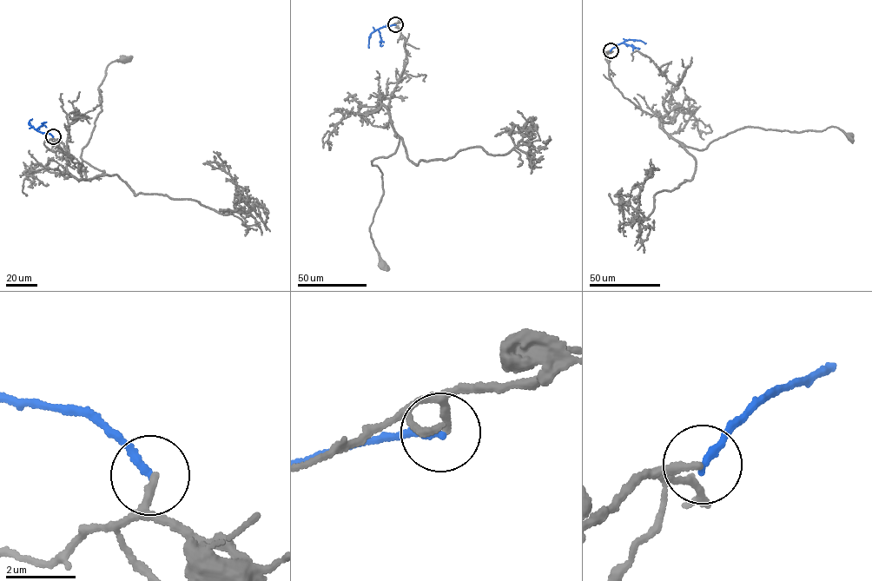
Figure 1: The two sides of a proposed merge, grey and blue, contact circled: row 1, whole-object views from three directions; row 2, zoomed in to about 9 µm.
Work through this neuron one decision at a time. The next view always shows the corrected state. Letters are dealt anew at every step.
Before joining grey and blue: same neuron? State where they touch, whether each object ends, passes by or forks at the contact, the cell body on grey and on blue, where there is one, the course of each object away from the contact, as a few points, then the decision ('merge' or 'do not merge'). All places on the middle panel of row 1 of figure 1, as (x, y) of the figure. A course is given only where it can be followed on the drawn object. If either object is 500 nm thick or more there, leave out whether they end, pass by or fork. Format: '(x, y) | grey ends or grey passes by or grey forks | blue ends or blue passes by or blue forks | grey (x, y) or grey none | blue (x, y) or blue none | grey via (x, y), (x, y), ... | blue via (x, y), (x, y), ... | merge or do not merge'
(395, 24) | grey ends | blue ends | grey (382, 265) | blue none | grey via (395, 24), (407, 62), (388, 106), (398, 146), (372, 161), (382, 174), (383, 191), (369, 232), (382, 263) | blue via (395, 24), (383, 26), (372, 32), (369, 48) | do not merge

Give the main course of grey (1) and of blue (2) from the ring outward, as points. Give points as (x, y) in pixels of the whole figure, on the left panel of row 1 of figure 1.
1: (53, 136), (82, 165), (82, 177), (103, 173), (81, 156), (102, 109), (98, 89), (107, 67), (123, 59)
2: (53, 136), (29, 124), (32, 119)

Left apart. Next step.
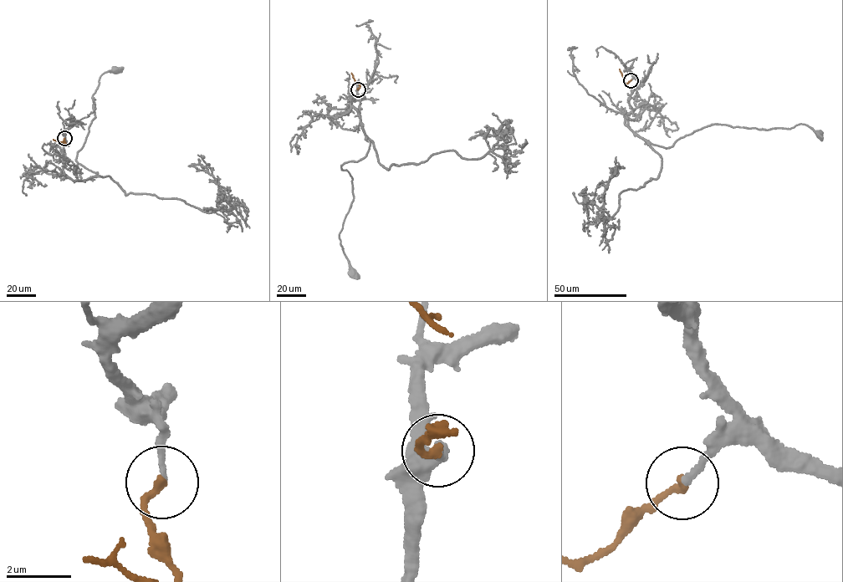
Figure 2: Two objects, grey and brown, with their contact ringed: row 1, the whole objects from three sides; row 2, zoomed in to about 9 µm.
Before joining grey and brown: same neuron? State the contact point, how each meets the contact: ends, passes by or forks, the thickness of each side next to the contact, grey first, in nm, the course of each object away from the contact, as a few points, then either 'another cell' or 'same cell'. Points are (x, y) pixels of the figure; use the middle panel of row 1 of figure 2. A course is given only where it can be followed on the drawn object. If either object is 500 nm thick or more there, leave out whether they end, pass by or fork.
place (358, 89); grey ends; brown ends; calibres 180 and 240 nm; course grey (358, 89), (347, 108), (356, 109), (369, 150), (341, 165), (352, 179), (353, 196), (339, 238), (352, 272); course brown (358, 89), (360, 86), (351, 73); same cell

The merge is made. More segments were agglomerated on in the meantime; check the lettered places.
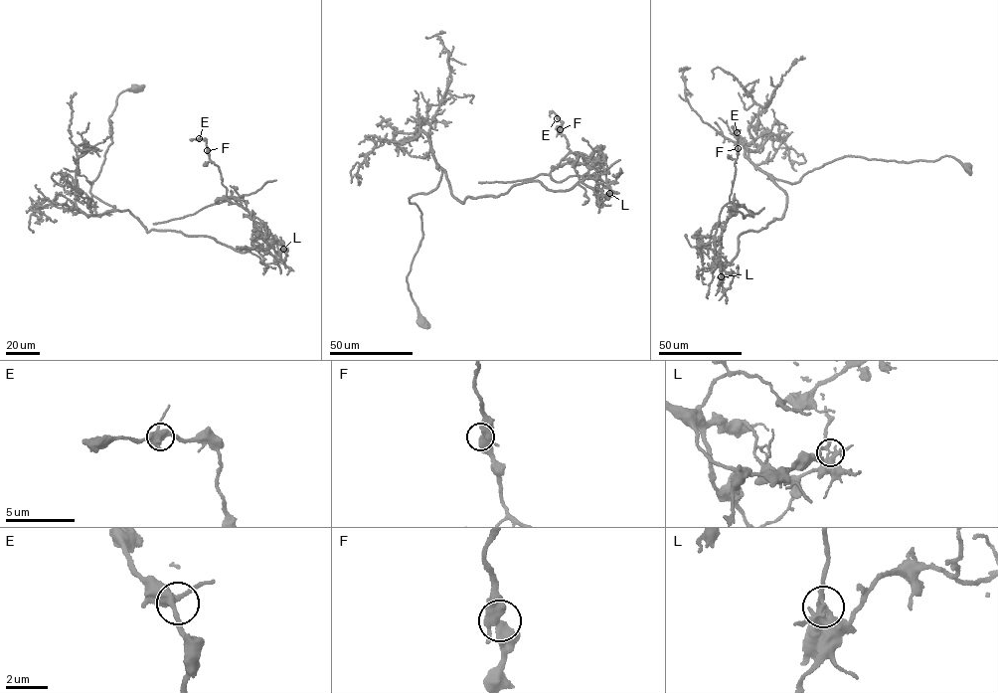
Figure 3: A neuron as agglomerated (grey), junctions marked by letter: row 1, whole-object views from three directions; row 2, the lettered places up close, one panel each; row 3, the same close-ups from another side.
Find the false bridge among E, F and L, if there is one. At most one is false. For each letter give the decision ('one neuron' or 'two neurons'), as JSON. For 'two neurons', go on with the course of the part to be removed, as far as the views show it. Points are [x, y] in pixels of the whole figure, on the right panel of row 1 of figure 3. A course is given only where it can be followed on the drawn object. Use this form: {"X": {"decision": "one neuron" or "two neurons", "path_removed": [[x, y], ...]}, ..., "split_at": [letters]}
{"E": {"decision": "one neuron"}, "F": {"decision": "one neuron"}, "L": {"decision": "two neurons", "path_removed": [[721, 276], [714, 243], [723, 206], [730, 202], [743, 206], [753, 217], [743, 218], [743, 213], [729, 209]]}, "split_at": ["L"]}

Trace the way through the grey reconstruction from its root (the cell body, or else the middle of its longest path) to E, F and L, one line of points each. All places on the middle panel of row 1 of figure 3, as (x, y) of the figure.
E: (421, 320), (409, 198), (442, 170), (461, 203), (532, 181), (570, 190), (591, 157), (568, 154), (557, 118)
F: (421, 320), (409, 198), (442, 170), (461, 203), (532, 181), (569, 190), (591, 157), (568, 154), (560, 129)
L: (421, 320), (407, 281), (421, 214), (409, 198), (433, 191), (442, 170), (461, 203), (532, 181), (609, 193)

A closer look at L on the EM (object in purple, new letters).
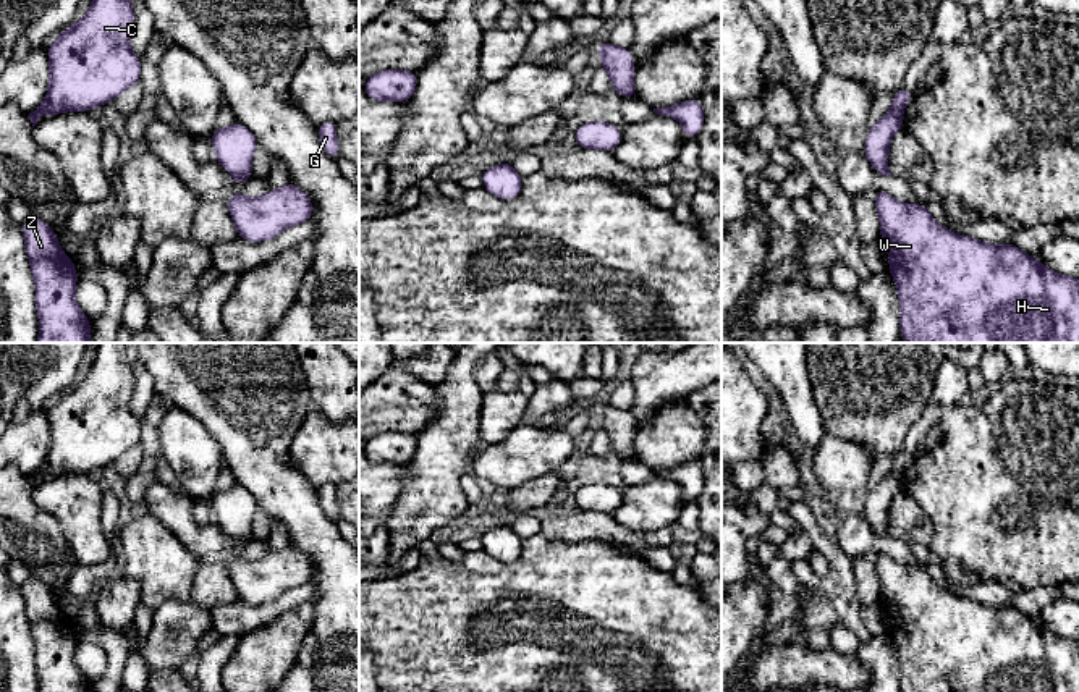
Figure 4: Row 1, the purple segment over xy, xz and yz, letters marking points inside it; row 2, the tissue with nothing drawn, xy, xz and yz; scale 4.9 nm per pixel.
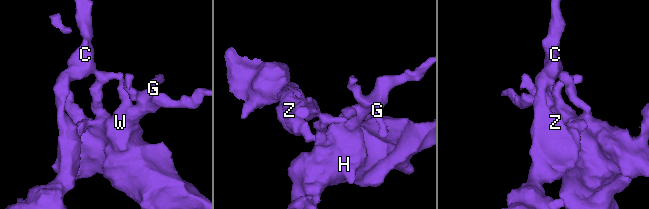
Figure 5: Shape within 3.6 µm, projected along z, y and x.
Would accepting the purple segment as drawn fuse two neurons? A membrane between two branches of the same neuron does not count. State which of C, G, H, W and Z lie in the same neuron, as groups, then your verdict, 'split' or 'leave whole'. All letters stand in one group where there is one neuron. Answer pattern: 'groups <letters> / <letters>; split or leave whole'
groups C Z / G H W; split

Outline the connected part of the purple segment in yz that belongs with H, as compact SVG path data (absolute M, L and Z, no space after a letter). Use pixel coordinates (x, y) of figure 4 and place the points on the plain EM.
M880 551L874 566L898 652L899 692L1079 692L1079 640L1050 632L1013 605L988 606L956 597L940 589L924 564L904 566Z

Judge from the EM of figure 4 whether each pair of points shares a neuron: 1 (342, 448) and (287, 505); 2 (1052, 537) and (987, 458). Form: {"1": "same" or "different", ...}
{"1": "different", "2": "same"}

